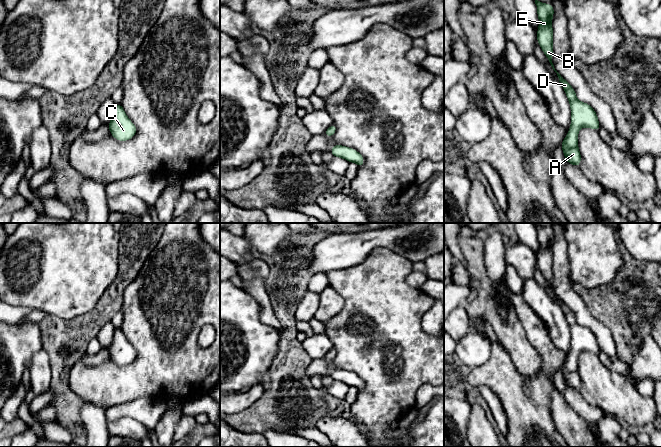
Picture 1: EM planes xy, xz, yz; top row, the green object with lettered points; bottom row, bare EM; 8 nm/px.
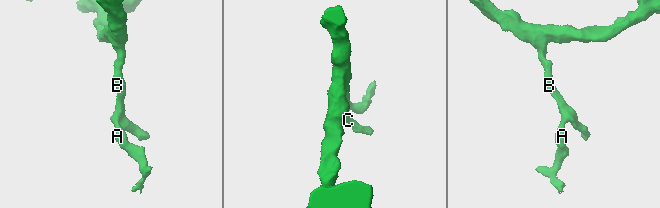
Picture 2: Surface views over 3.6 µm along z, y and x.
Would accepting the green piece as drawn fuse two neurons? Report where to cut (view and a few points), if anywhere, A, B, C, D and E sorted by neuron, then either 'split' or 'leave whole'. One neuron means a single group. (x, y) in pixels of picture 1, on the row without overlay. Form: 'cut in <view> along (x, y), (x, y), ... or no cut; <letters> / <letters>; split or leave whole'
no cut; A B C D E; leave whole

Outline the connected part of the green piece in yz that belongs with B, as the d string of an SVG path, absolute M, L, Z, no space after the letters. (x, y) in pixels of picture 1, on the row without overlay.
M537 223L537 238L539 242L539 252L537 253L537 266L543 277L549 284L553 294L557 297L559 306L561 307L566 320L569 324L571 332L571 349L567 360L561 367L561 371L565 380L565 385L579 391L581 386L581 378L578 372L578 356L581 352L592 352L596 355L601 351L595 334L588 328L577 323L576 316L573 311L564 303L554 292L552 287L553 281L553 252L552 242L554 232L552 228L545 228Z

